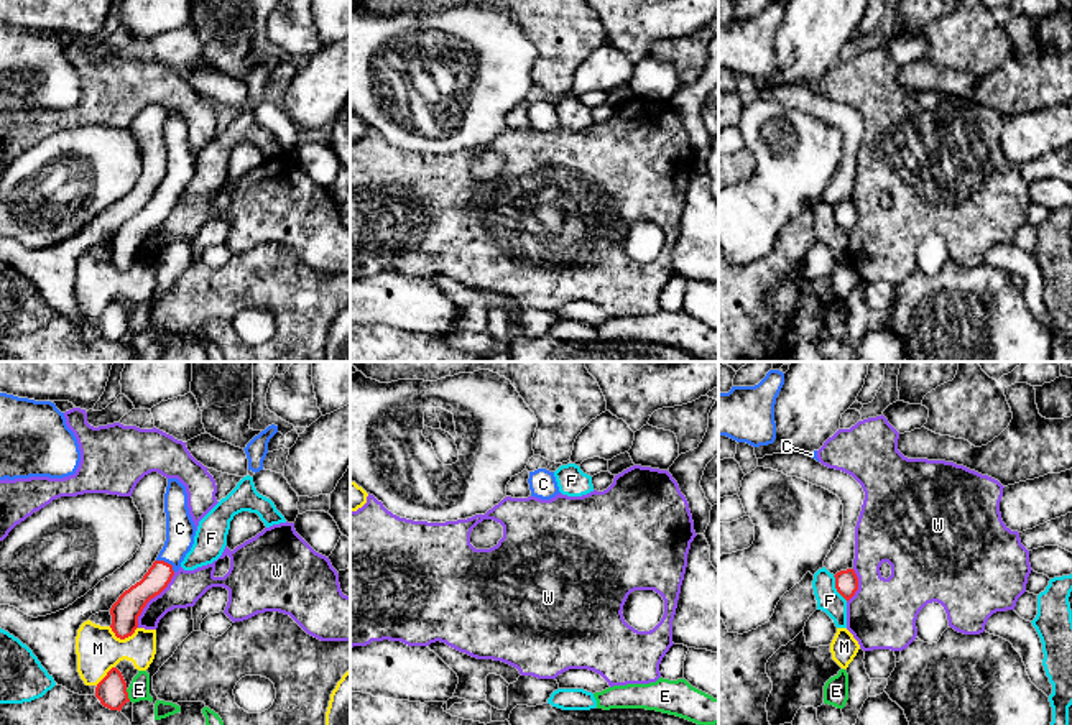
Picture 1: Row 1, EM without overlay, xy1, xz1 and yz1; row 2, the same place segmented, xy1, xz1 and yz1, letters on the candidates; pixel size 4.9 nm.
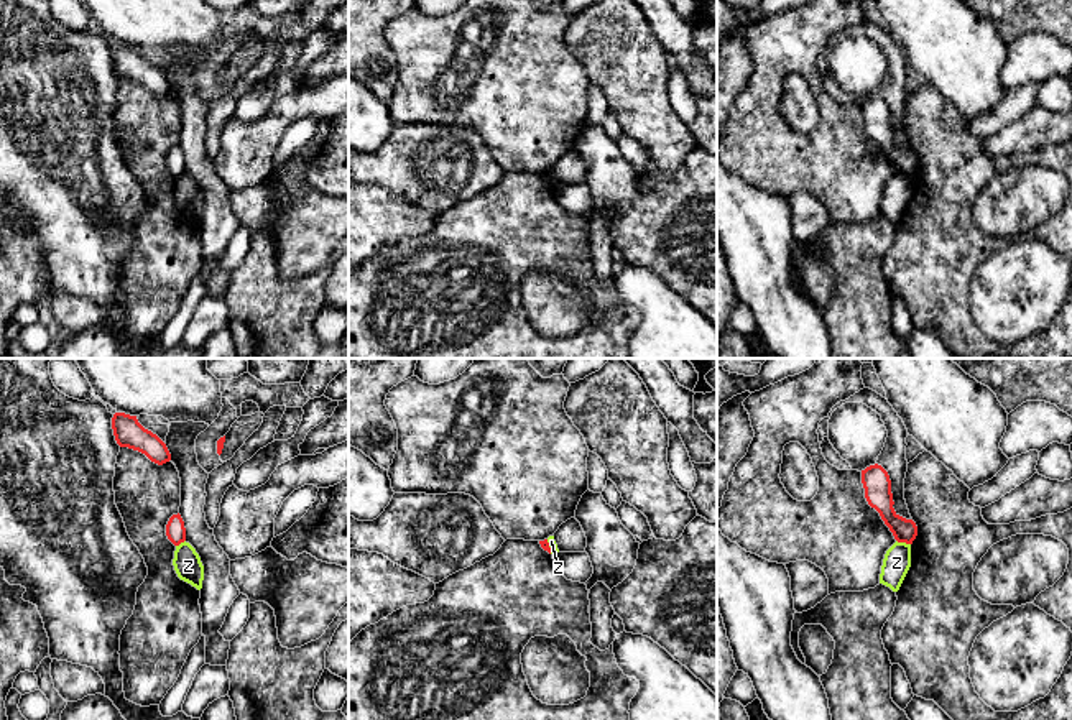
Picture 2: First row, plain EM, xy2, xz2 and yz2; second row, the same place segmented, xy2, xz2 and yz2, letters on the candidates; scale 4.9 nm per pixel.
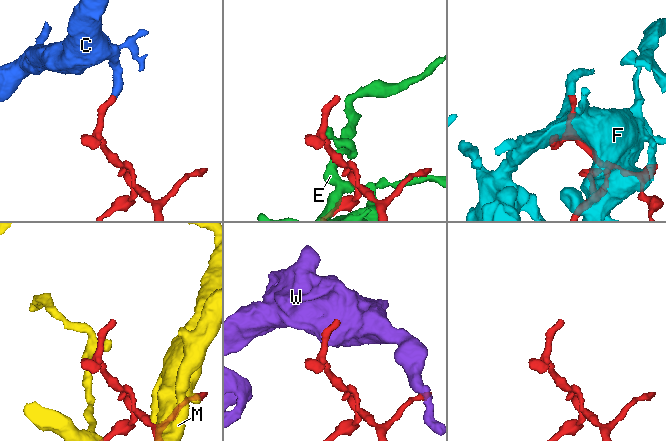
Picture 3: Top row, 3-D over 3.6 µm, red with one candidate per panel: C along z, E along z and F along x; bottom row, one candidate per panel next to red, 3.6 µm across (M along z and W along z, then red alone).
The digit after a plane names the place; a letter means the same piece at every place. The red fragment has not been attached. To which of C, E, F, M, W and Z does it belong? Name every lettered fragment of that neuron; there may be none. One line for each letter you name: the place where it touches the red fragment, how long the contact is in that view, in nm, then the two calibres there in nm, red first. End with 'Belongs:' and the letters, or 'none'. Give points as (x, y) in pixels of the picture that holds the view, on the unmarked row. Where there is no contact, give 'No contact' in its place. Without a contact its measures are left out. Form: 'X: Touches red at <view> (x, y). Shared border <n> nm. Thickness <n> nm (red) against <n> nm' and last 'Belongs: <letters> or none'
C: Touches red at xy1 (166, 194). Shared border 110 nm. Thickness 120 nm (red) against 140 nm
Belongs: C

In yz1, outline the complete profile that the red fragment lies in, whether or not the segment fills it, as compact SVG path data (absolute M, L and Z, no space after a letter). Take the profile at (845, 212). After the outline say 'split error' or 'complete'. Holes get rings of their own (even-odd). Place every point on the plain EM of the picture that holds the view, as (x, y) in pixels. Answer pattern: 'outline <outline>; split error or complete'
outline M853 201L840 202L835 207L837 224L848 233L858 222L858 209Z; complete

